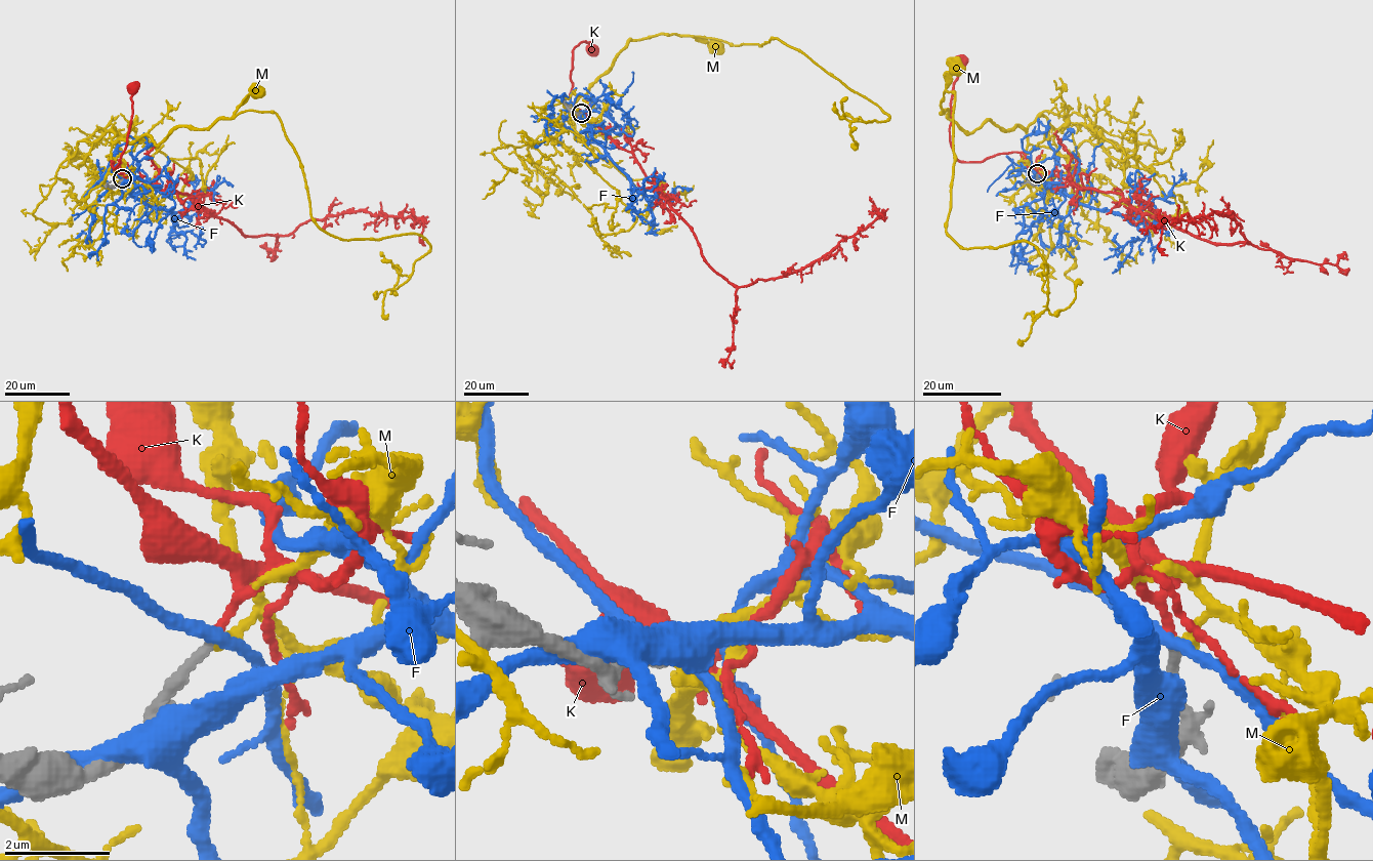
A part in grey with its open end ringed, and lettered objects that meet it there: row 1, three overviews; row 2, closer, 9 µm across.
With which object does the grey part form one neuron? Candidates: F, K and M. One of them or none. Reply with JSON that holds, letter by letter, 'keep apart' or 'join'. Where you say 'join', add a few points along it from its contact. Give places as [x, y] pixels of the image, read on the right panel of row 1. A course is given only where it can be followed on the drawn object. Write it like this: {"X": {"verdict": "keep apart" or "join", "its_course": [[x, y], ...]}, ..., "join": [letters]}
{"F": {"verdict": "keep apart"}, "K": {"verdict": "join", "its_course": [[1037, 174], [1021, 152], [999, 153], [982, 161], [960, 162], [956, 157], [949, 132], [959, 63]]}, "M": {"verdict": "keep apart"}, "join": ["K"]}

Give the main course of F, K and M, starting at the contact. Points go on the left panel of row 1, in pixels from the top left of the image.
F: (122, 178), (130, 193), (144, 204), (167, 211), (179, 212), (204, 190), (214, 189), (224, 181), (232, 187)
K: (122, 178), (124, 174), (111, 161), (113, 169), (126, 145), (132, 113), (132, 87)
M: (122, 178), (126, 193), (105, 185), (119, 139), (148, 135), (158, 145), (181, 126), (209, 129), (255, 91)

